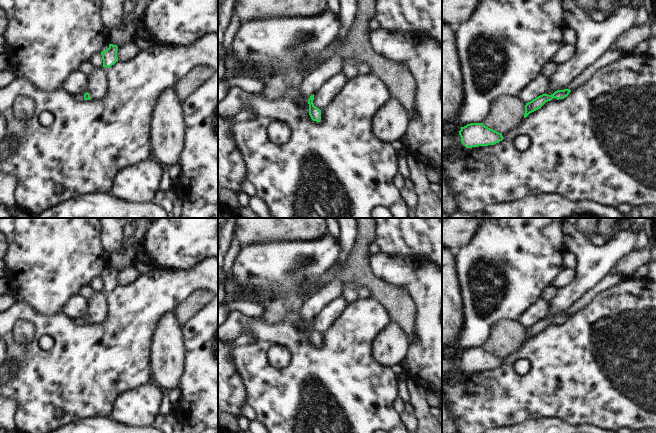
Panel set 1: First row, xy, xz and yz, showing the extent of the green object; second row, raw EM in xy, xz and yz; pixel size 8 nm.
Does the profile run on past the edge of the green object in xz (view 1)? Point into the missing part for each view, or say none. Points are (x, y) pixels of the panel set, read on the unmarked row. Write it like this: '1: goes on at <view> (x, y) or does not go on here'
1: goes on at xz (293, 316)

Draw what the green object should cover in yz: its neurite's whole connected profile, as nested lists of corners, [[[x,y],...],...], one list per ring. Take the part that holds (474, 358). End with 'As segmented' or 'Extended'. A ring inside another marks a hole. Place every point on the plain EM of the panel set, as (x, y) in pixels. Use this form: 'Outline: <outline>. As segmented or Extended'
Outline: [[[470,347],[459,355],[461,366],[466,372],[488,370],[503,364],[501,357],[488,352],[483,347]]]. As segmented.

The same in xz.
Outline: [[[290,309],[282,315],[282,321],[287,321],[297,327],[302,333],[309,332],[309,339],[313,345],[321,345],[321,334],[314,327],[314,318],[307,323],[302,317],[299,309]]]. Extended.

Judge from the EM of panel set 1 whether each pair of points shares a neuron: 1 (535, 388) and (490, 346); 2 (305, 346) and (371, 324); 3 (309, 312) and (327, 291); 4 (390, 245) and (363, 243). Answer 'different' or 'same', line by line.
1: different
2: same
3: same
4: different

